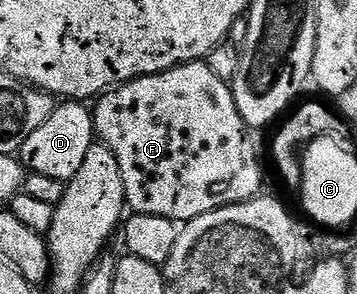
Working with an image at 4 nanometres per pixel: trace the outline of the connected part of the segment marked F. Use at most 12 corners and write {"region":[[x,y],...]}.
{"region":[[182,63],[96,98],[126,206],[186,225],[256,198],[230,83]]}

